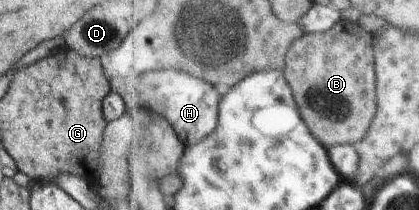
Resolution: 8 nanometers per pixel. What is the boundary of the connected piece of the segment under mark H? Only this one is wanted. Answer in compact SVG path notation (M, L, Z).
M175 69L156 70L143 77L131 77L124 79L113 79L109 83L109 91L122 98L125 110L131 111L148 110L153 114L161 115L177 131L179 139L185 145L197 145L197 141L203 141L213 129L218 127L220 115L219 93L215 87L207 81L201 81L199 77L187 75Z

